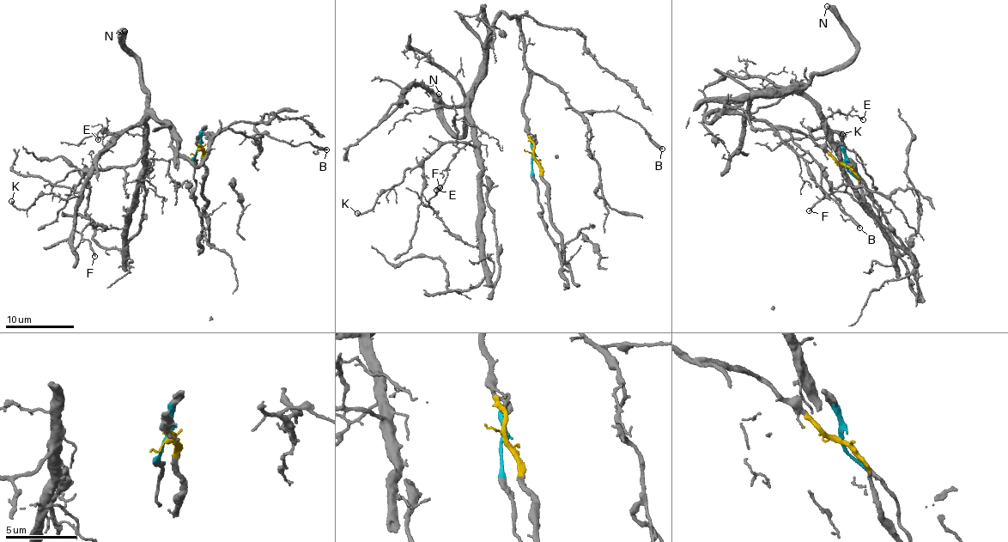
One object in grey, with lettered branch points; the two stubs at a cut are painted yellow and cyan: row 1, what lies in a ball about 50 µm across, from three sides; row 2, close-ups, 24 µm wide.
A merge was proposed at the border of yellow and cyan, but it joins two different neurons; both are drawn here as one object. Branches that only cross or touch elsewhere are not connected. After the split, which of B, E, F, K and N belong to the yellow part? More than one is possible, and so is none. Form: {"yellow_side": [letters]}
{"yellow_side": ["B", "E", "F", "K", "N"]}

